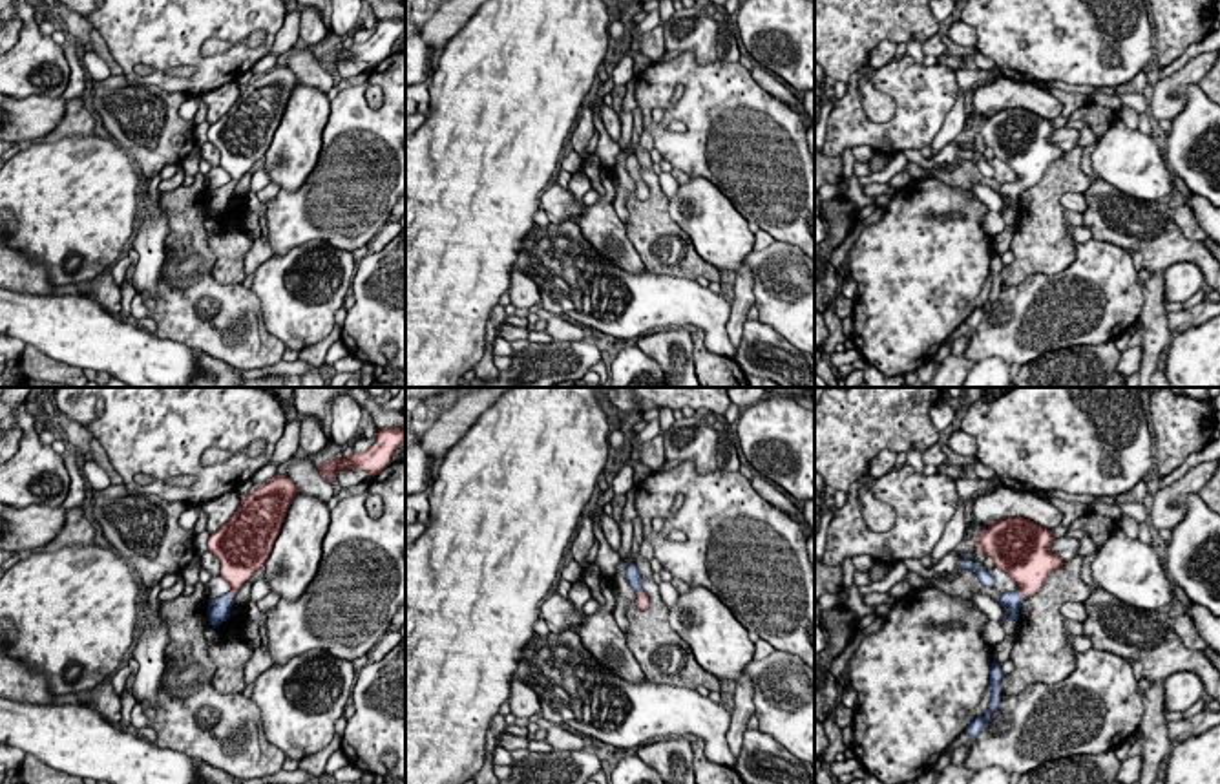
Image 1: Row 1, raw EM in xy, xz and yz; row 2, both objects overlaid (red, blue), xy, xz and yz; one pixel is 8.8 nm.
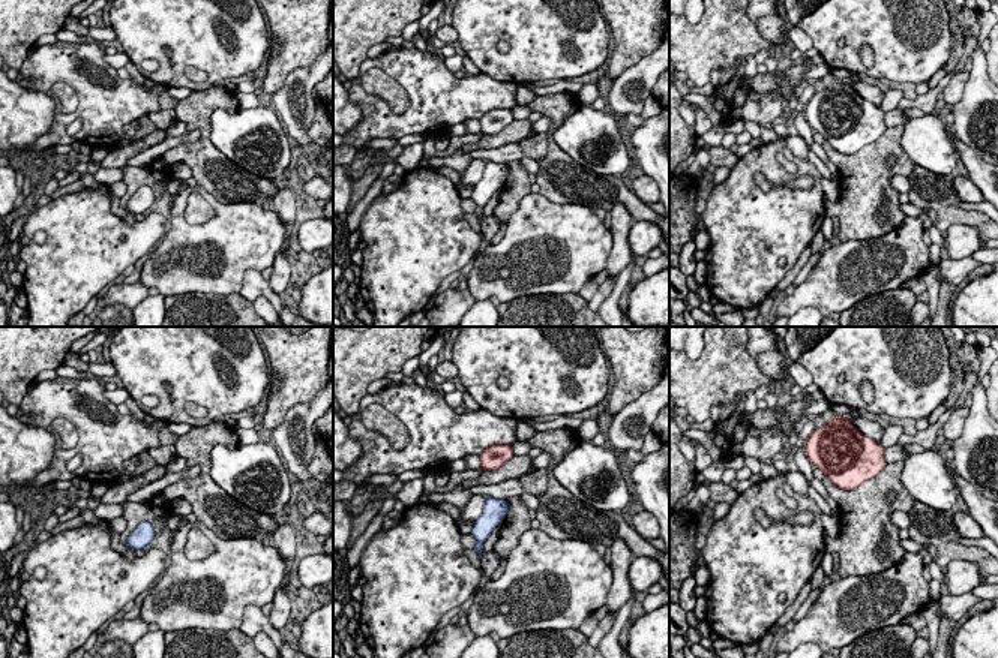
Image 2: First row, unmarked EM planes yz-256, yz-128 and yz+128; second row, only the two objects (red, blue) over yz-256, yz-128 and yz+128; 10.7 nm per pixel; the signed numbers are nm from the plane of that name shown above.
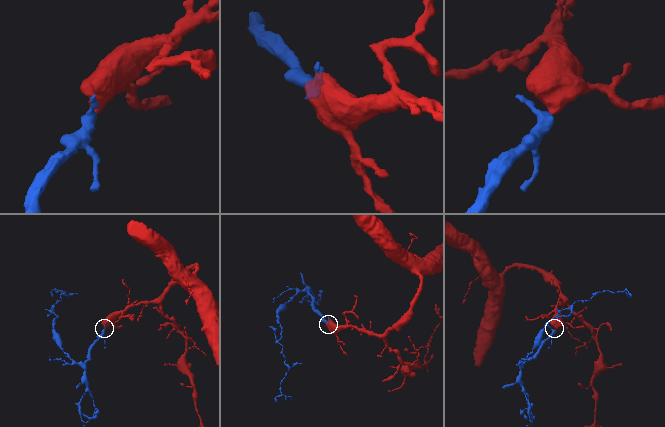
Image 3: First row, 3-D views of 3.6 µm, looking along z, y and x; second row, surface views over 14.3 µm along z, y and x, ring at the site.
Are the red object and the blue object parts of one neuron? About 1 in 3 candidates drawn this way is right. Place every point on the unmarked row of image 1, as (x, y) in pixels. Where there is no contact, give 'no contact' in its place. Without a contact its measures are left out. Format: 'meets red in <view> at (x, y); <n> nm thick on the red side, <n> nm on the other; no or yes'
meets red in yz at (1020, 183); 360 nm thick on the red side, 140 nm on the other; yes

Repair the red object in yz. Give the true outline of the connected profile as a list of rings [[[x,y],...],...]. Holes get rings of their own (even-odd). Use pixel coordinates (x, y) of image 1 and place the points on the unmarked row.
[[[1025,108],[999,110],[977,124],[979,143],[990,146],[1019,177],[1017,183],[1001,183],[999,196],[1012,201],[1010,207],[1003,205],[1001,216],[1008,208],[1017,212],[1023,190],[1039,183],[1048,164],[1065,155],[1050,143],[1054,132],[1048,119]]]

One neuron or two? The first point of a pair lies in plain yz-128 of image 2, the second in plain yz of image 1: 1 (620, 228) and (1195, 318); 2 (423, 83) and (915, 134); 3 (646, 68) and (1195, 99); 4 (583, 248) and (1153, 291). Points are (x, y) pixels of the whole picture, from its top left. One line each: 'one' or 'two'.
1: two
2: one
3: two
4: two

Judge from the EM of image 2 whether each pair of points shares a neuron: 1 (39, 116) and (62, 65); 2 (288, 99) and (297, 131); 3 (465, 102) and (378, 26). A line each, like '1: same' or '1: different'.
1: different
2: same
3: different

